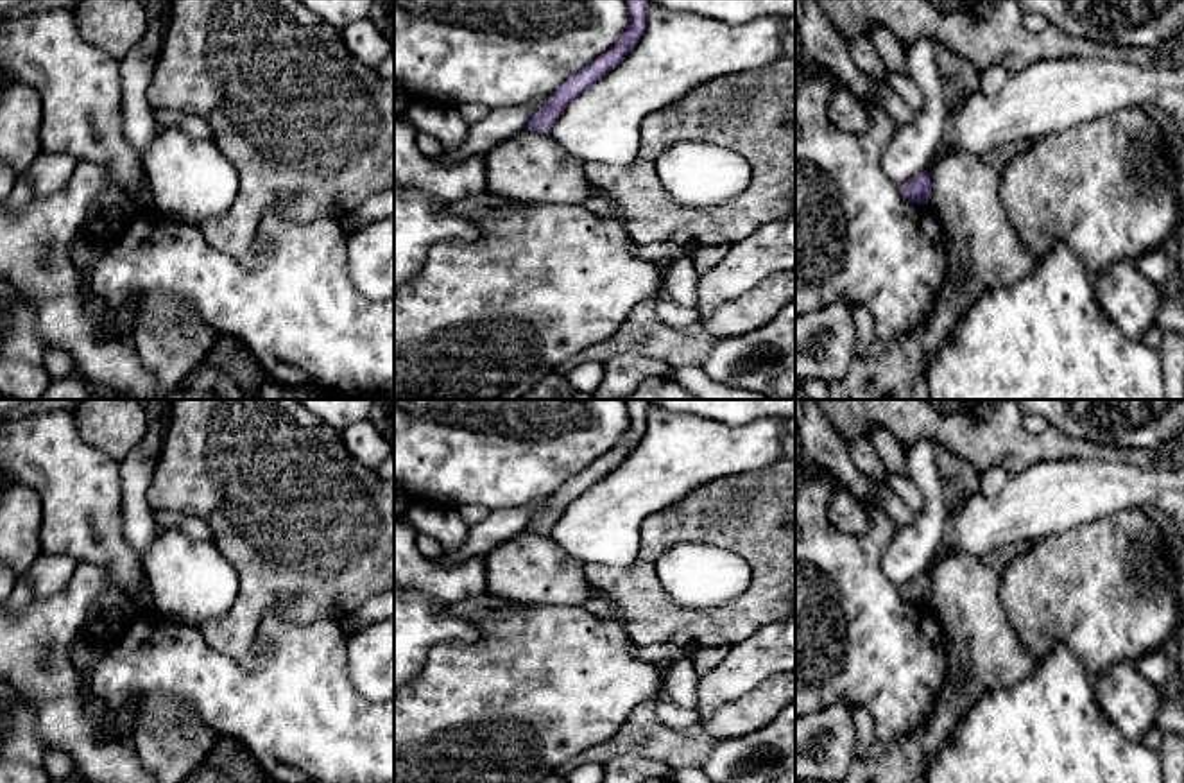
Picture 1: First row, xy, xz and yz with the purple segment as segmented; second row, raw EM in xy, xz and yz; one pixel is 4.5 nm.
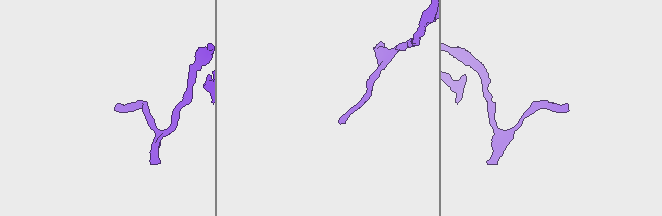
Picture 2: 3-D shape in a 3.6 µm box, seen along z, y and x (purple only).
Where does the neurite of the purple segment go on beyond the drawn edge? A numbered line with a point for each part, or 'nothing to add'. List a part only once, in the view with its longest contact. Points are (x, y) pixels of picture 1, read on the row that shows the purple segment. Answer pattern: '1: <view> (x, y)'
nothing to add

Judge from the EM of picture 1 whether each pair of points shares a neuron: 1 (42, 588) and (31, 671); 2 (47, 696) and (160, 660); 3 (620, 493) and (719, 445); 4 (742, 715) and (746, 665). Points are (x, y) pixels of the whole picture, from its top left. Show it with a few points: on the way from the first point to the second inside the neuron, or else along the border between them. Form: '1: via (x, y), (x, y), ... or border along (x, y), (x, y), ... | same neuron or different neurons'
1: border along (74, 572), (60, 590), (34, 599) | different neurons
2: border along (70, 644), (70, 662), (88, 690) | different neurons
3: via (645, 482), (679, 452), (694, 450) | same neuron
4: border along (776, 672), (742, 696), (724, 703), (708, 719) | different neurons

